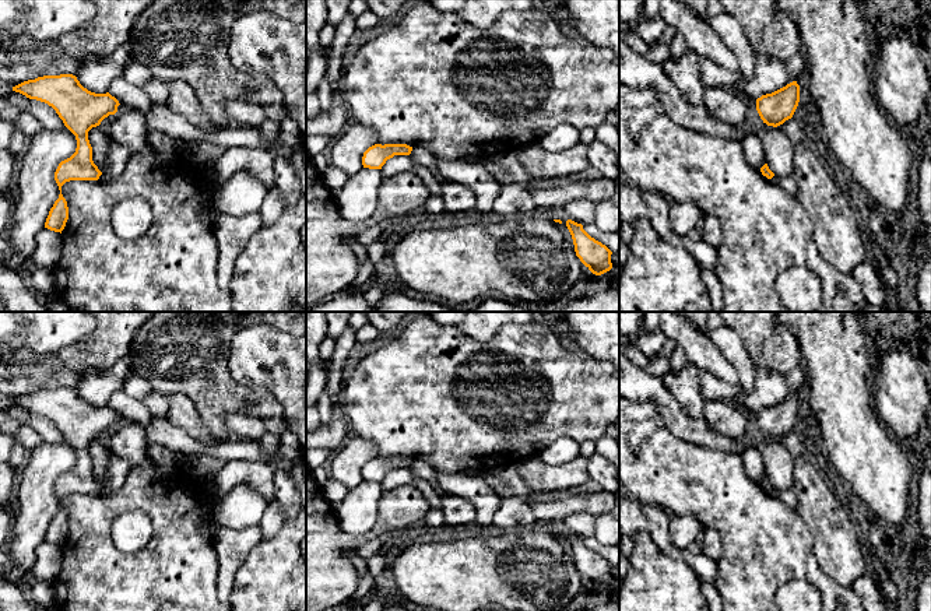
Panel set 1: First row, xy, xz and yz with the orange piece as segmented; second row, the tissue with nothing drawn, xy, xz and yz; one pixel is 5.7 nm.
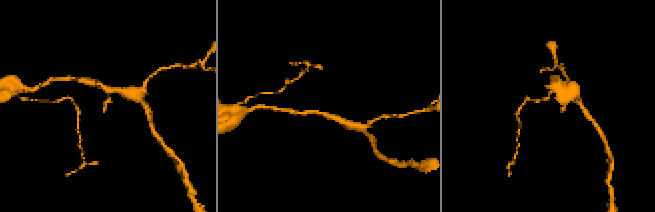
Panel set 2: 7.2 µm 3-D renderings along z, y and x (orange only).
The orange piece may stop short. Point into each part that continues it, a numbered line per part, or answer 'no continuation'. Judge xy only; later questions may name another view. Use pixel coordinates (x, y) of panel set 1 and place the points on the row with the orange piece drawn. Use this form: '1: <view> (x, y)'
no continuation

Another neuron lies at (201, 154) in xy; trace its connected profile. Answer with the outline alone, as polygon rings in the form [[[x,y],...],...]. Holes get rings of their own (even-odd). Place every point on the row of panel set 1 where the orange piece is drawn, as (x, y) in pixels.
[[[208,141],[182,143],[180,154],[183,161],[194,168],[210,169],[222,155],[222,147]]]

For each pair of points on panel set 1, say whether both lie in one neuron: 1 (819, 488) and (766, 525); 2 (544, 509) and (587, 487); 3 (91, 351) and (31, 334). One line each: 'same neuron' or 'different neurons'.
1: different neurons
2: different neurons
3: different neurons

